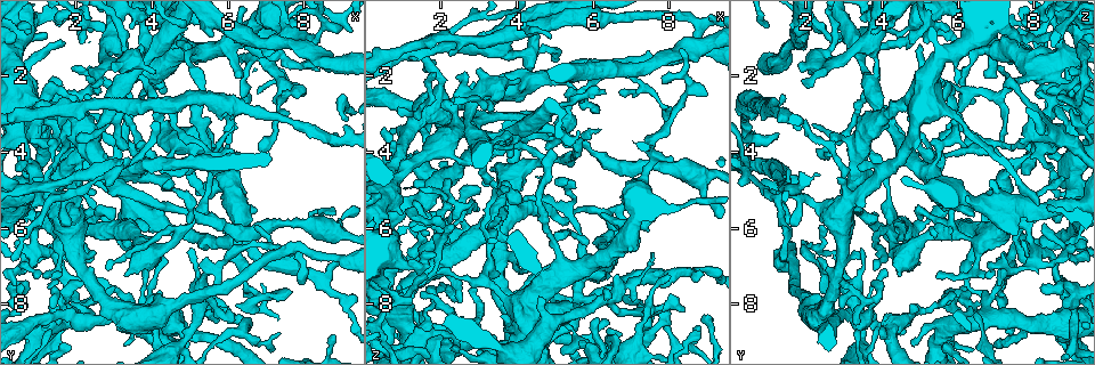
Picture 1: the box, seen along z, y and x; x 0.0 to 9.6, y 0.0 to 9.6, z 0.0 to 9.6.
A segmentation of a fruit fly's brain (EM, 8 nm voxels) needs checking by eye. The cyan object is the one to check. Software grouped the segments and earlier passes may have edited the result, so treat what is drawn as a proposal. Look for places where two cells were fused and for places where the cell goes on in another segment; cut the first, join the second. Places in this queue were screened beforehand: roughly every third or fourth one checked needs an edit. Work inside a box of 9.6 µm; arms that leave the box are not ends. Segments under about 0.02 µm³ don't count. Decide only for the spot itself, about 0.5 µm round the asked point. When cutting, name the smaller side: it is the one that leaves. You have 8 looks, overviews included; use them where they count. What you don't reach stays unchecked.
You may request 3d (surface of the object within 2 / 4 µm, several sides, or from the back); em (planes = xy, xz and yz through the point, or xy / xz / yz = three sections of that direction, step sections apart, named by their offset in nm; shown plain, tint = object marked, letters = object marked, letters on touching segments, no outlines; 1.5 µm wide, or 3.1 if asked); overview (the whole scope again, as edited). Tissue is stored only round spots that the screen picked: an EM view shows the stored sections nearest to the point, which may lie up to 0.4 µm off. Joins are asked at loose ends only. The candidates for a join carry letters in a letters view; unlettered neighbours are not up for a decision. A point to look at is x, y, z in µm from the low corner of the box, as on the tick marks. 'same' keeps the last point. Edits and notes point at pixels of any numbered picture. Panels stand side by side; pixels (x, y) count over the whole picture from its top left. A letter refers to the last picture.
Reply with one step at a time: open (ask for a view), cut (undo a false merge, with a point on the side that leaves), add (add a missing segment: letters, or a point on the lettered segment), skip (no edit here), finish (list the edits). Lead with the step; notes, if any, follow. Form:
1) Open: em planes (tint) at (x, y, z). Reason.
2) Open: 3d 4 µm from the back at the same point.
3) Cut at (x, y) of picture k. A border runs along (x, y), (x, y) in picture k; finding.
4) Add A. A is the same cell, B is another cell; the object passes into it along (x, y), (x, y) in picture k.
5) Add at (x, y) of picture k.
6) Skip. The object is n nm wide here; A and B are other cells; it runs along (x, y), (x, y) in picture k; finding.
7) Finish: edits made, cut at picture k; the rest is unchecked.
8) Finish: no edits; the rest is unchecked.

Open: em xy step 4 (tint) at (6.30, 2.05, 6.75). An open end.

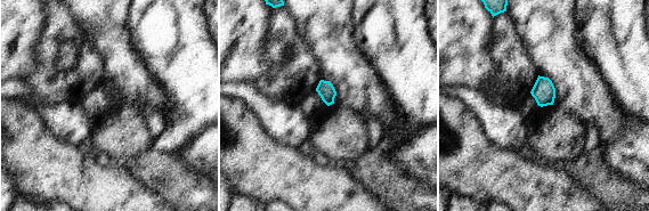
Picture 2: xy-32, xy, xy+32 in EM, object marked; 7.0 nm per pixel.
Open: em xy step 4 (letters) at the same point.

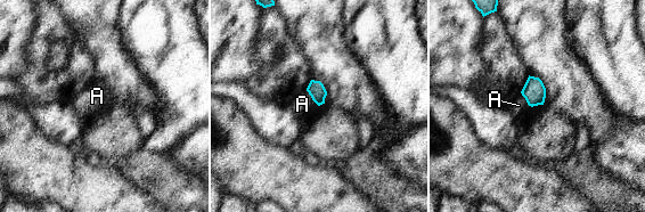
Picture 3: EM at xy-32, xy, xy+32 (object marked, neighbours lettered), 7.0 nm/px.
Skip. A is another cell; a border runs along (520, 92), (531, 106) in picture 3; no lettered segment goes on from it.

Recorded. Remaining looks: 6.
Open: 3d 4 µm at (2.05, 2.85, 8.95). Branch stops here.

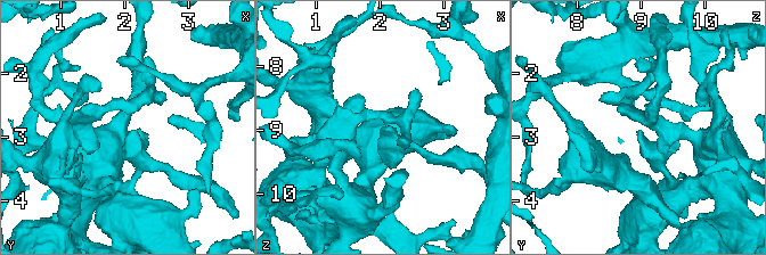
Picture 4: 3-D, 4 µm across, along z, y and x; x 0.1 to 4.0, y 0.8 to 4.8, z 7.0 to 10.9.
Open: em planes (letters) at (2.10, 2.90, 8.95). Shape alone is not enough.

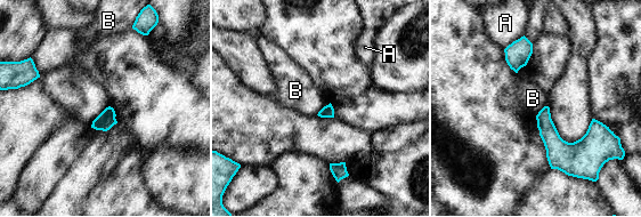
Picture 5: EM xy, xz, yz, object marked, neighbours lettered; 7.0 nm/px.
Skip. A and B are other cells; a border runs along (108, 105), (90, 126) in picture 5; none of them fits.

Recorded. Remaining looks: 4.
Open: em xy step 8 (letters) at (1.95, 3.75, 7.05). Touches itself.

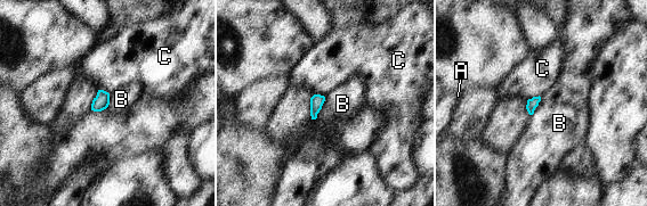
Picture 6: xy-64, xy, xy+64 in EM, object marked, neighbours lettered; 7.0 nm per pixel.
Open: em xz step 4 (letters) at the same point.

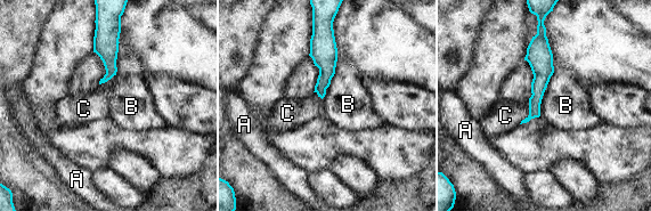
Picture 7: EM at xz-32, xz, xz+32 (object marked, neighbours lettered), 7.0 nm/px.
Skip. A, B and C are other cells; a border runs along (554, 67), (542, 99), (539, 115) in picture 7; one cell here.

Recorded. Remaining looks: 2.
Finish: no edits; the rest is unchecked.

